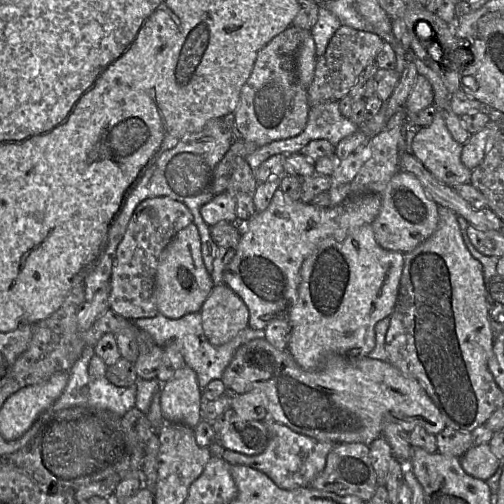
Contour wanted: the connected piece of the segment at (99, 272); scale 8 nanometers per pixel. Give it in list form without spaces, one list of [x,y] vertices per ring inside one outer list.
[[[217,118],[210,120],[201,131],[183,136],[173,148],[160,152],[154,158],[138,185],[127,198],[118,219],[110,228],[107,245],[99,263],[84,280],[86,302],[91,301],[99,289],[108,286],[117,246],[125,234],[135,208],[142,201],[153,197],[169,197],[187,206],[193,215],[193,224],[199,231],[205,268],[211,274],[218,245],[211,238],[210,226],[201,217],[200,209],[215,196],[212,190],[214,169],[223,159],[234,139],[234,126],[231,119]]]

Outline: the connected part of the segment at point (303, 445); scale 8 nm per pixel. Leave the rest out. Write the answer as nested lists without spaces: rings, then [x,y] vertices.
[[[271,418],[264,420],[264,422],[268,430],[268,445],[264,452],[248,456],[226,449],[222,458],[231,465],[244,465],[263,472],[279,488],[291,490],[309,487],[311,482],[324,470],[329,452],[338,443],[315,440],[294,432]]]

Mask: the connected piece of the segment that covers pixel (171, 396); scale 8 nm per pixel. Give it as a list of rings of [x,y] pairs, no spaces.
[[[189,366],[177,370],[173,377],[161,386],[161,411],[166,423],[182,423],[194,428],[201,421],[203,390],[199,387],[197,374]]]

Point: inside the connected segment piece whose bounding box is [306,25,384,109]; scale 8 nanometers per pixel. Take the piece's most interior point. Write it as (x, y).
(349, 51)

